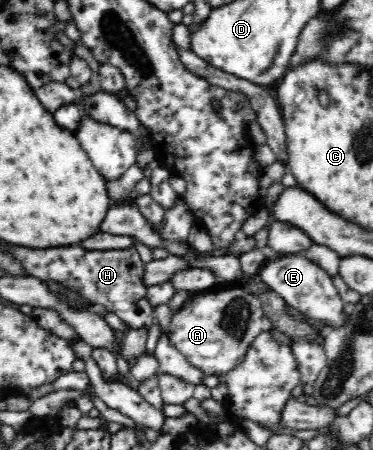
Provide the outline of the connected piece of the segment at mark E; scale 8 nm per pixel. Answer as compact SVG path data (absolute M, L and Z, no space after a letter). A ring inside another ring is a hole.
M286 254L282 258L268 260L258 273L262 282L273 292L279 294L287 305L293 306L303 315L329 325L329 329L342 326L348 316L343 314L345 302L341 300L339 291L333 286L332 277L319 265L305 256Z

